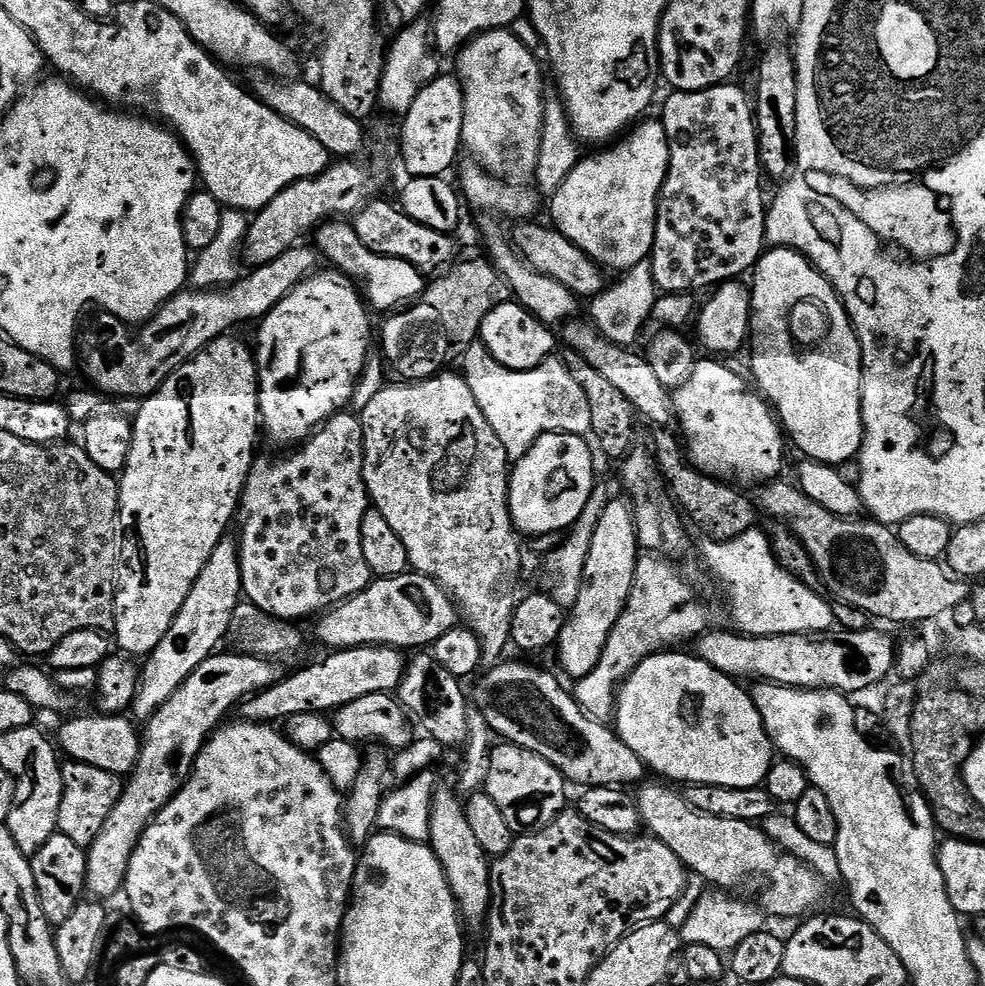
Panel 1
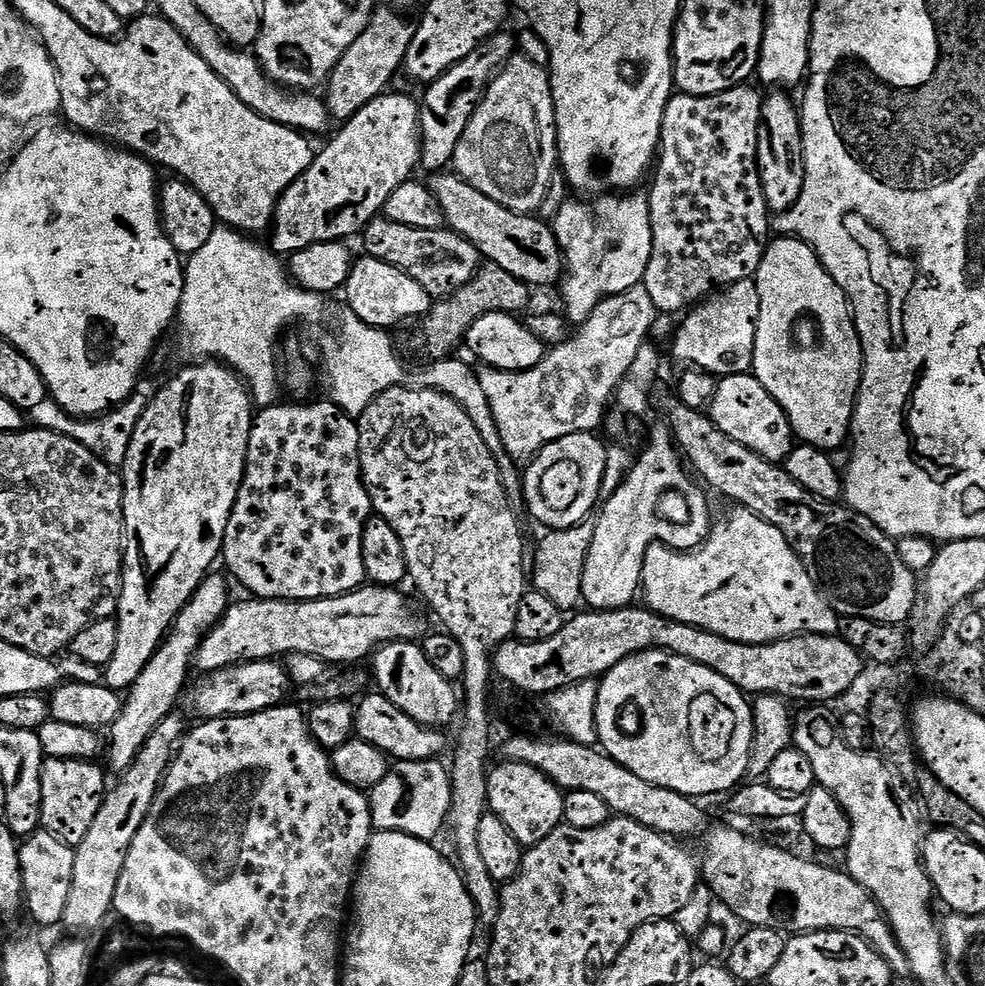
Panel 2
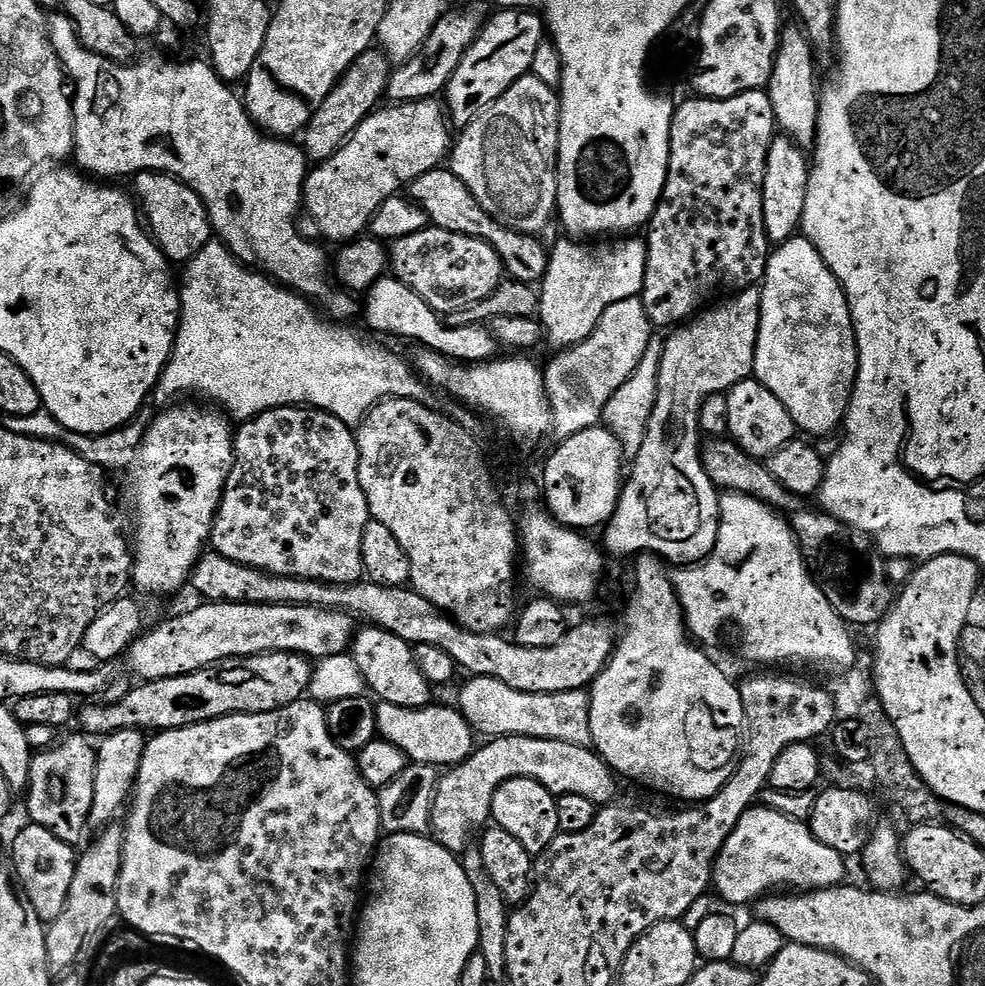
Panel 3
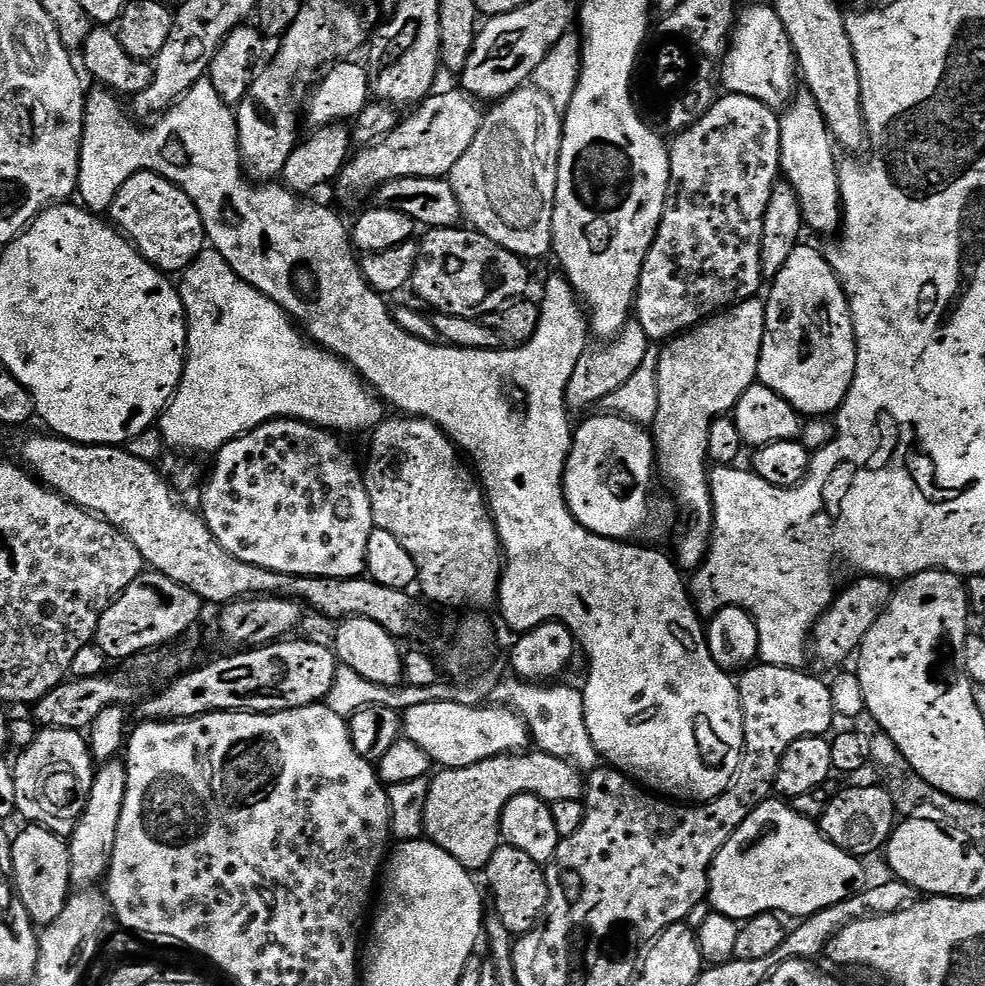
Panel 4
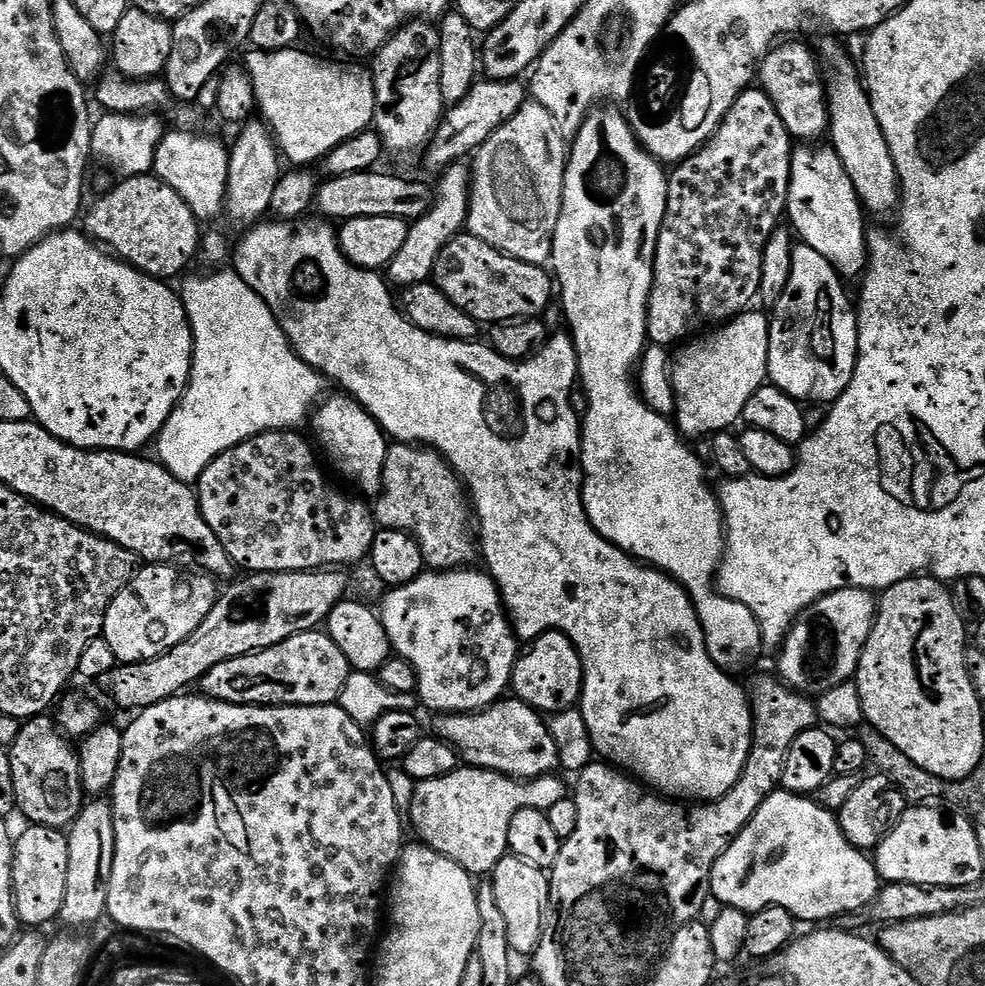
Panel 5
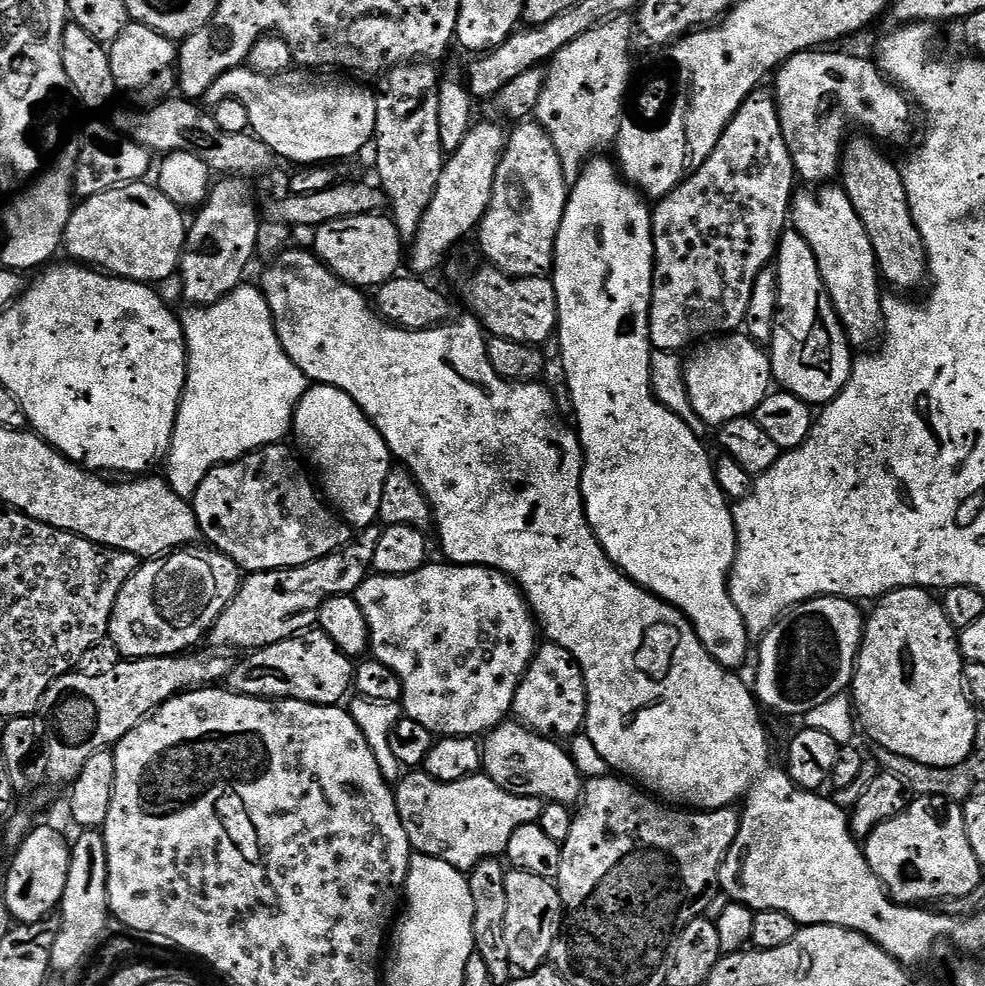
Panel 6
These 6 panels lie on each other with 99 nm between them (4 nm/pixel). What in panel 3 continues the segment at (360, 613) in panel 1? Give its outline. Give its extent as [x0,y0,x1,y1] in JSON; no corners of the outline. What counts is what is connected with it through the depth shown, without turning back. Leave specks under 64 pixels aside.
[126,602,358,682]

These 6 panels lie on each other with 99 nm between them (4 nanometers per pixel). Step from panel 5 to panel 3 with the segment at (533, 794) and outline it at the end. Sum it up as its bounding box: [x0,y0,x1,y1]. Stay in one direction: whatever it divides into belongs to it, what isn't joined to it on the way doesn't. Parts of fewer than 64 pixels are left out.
[431,736,618,854]

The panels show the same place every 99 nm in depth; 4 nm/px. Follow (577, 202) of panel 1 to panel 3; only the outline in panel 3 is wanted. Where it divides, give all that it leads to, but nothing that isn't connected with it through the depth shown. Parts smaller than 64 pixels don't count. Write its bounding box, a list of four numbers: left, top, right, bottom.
[538,238,648,350]

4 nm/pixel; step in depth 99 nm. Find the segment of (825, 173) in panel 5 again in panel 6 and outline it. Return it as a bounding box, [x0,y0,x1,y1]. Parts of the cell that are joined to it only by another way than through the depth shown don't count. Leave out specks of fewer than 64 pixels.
[790,186,882,350]

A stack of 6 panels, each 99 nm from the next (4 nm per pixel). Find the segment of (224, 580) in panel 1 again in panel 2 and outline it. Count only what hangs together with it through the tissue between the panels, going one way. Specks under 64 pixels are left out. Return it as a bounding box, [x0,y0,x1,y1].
[106,575,229,774]

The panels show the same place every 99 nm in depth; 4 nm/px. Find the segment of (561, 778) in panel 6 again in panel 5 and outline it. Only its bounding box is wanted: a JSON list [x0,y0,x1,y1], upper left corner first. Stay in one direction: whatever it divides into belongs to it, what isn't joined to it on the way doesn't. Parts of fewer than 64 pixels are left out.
[435,698,560,780]

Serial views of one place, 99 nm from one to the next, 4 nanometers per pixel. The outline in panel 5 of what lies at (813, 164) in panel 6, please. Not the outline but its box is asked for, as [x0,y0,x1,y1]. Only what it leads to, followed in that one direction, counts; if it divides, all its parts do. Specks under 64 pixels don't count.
[758,44,828,142]

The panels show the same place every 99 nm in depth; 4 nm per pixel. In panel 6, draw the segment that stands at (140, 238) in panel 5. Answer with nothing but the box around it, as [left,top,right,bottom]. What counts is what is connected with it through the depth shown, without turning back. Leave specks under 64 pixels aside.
[63,182,188,285]

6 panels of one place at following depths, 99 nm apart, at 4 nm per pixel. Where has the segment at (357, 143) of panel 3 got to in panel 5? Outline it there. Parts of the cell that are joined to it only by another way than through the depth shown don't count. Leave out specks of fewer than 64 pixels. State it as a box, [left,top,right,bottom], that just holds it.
[426,78,526,170]

